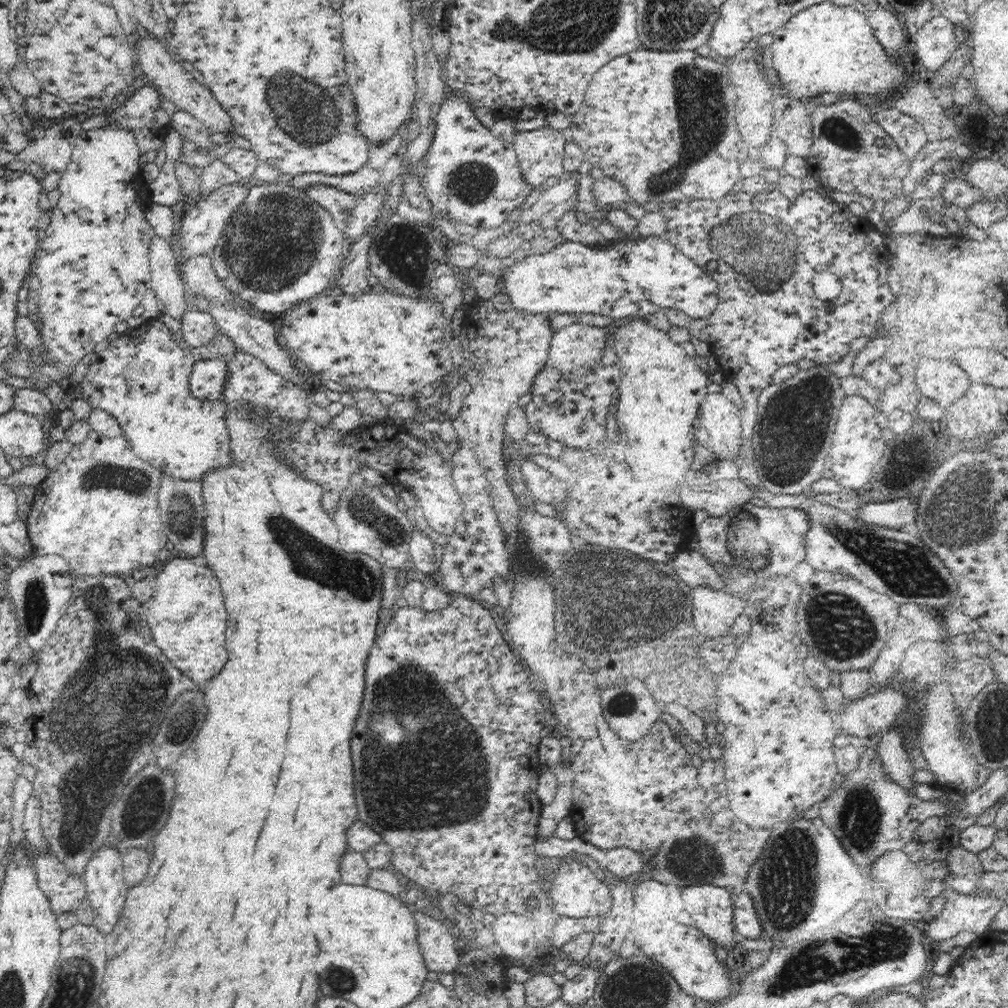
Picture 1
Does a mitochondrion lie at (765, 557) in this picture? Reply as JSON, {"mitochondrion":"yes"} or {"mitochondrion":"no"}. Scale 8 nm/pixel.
{"mitochondrion":"yes"}

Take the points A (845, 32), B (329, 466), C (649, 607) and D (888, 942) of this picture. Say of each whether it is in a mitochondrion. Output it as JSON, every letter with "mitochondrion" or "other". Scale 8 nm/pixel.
{"A":"other","B":"other","C":"mitochondrion","D":"mitochondrion"}

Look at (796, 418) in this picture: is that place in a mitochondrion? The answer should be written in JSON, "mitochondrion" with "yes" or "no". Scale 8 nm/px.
{"mitochondrion":"yes"}

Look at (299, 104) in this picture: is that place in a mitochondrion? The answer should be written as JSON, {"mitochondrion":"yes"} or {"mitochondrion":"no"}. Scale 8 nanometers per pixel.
{"mitochondrion":"yes"}

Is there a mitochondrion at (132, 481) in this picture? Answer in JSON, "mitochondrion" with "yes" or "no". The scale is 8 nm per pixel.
{"mitochondrion":"yes"}

